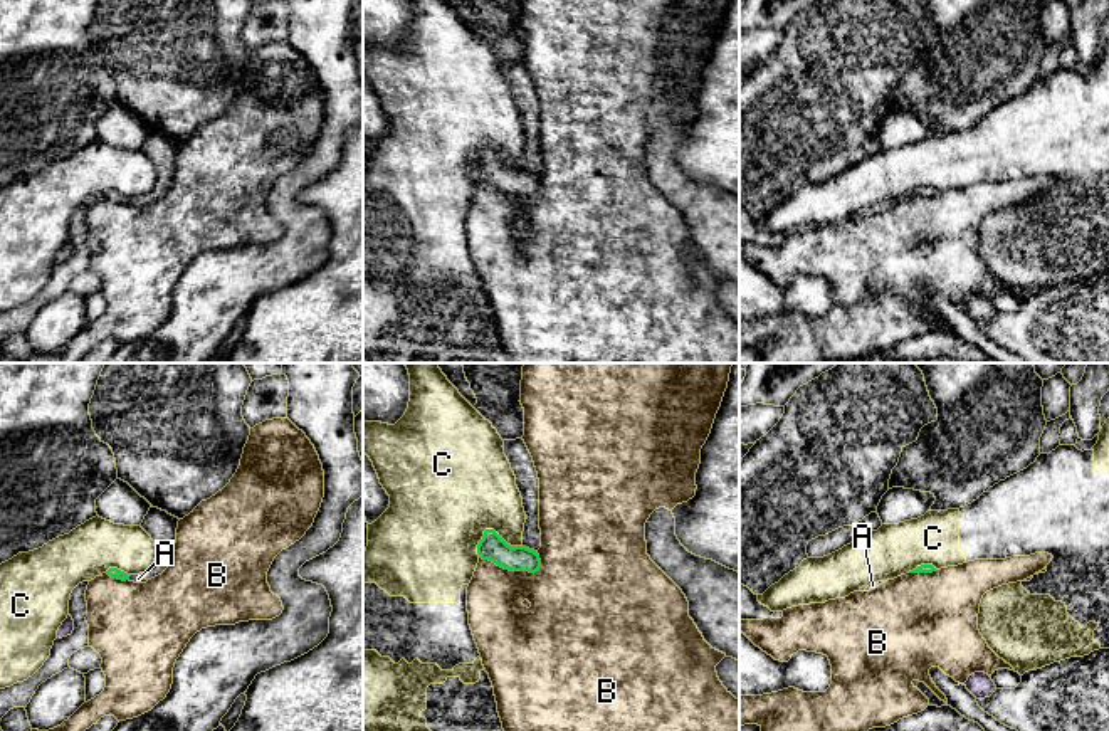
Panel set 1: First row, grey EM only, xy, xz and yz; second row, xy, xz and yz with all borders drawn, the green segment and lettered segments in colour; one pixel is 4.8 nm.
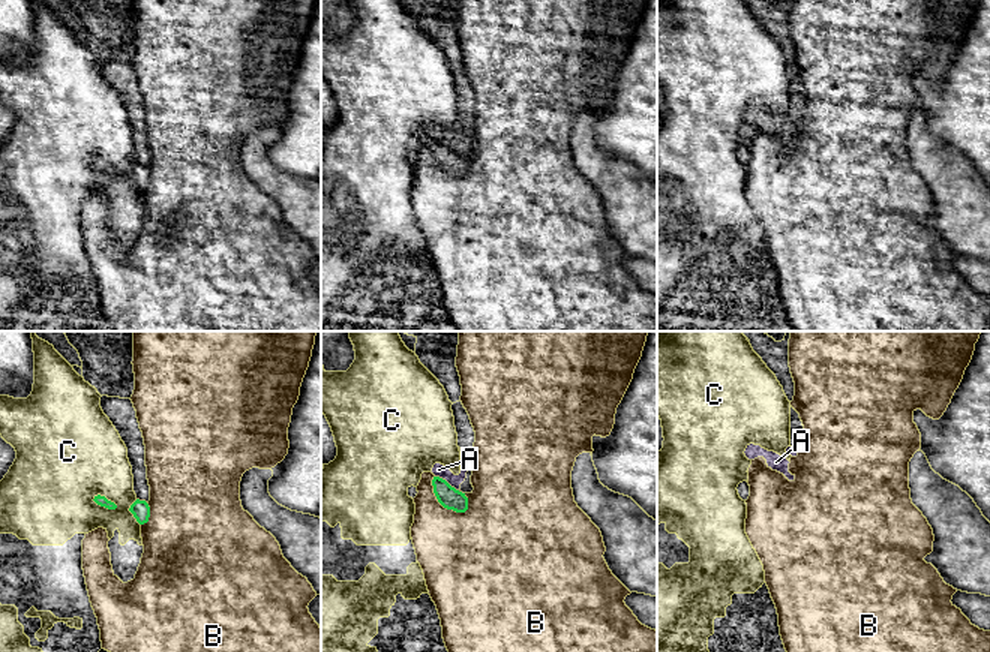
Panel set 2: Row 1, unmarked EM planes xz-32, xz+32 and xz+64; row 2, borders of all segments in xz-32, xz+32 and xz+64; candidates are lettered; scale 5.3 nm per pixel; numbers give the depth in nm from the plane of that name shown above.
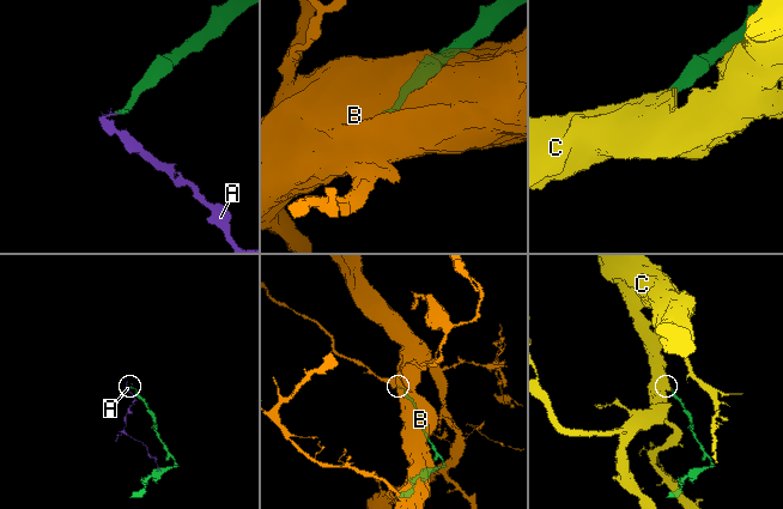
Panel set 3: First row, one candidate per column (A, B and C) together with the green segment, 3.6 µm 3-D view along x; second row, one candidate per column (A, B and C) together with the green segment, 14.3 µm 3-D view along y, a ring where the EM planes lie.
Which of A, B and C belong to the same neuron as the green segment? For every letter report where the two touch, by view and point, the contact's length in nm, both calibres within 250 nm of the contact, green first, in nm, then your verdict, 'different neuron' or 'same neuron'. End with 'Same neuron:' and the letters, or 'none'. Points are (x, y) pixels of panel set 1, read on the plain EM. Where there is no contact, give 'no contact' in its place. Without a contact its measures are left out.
A: contact xy (130, 199); length 30 nm; calibres 50 and 50 nm; different neuron
B: contact xz (511, 194); length 300 nm; calibres 130 and 280 nm; different neuron
C: contact xz (491, 153); length 220 nm; calibres 130 and 480 nm; different neuron
Same neuron: none

